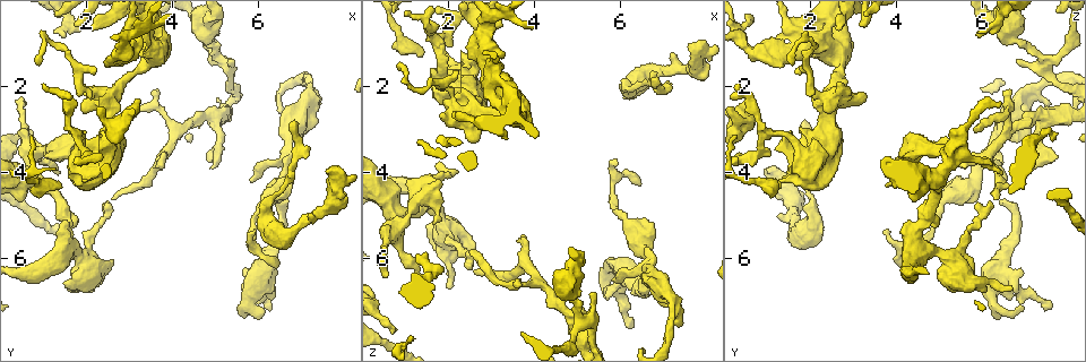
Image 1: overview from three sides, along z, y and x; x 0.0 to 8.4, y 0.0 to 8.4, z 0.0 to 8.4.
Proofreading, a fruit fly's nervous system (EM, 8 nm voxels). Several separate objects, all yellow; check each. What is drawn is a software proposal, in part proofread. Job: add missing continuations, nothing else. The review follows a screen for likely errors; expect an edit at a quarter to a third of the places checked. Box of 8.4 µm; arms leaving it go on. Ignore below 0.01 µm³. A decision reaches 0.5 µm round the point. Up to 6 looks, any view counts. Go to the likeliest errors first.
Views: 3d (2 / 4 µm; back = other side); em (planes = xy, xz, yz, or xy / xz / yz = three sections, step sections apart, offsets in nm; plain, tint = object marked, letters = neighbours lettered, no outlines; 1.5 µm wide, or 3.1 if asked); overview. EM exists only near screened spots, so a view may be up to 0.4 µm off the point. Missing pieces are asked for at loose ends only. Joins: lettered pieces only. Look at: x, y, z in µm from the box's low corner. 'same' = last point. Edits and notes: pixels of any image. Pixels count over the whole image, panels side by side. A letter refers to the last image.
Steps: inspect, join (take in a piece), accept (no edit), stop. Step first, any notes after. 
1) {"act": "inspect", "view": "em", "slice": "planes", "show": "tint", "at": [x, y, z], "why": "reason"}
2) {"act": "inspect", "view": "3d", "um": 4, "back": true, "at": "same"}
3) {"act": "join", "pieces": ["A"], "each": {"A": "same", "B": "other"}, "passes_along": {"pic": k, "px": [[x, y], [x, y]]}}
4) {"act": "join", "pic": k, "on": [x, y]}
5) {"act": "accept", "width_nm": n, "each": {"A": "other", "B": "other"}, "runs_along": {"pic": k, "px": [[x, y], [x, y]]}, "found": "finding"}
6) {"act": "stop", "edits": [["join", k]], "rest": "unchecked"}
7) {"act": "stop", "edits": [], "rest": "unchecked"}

{"act": "inspect", "view": "em", "slice": "planes", "show": "letters", "at": [1.25, 0.80, 5.90], "why": "long arm stops here"}

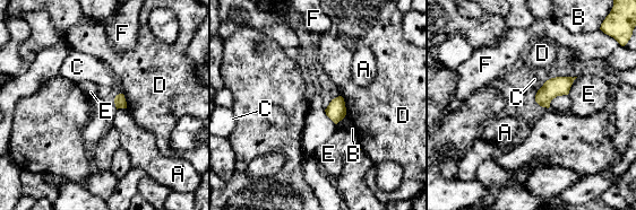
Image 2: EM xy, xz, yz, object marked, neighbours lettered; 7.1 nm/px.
{"act": "accept", "longest_contact_nm": ["D", 170], "each": {"A": "other", "B": "other", "C": "other", "D": "other", "E": "other", "F": "other"}, "border": {"pic": 2, "px": [[340, 95], [344, 102], [345, 116]]}, "found": "no lettered piece goes on from it"}

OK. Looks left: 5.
{"act": "inspect", "view": "em", "slice": "planes", "show": "letters", "at": [6.45, 6.15, 4.35]}

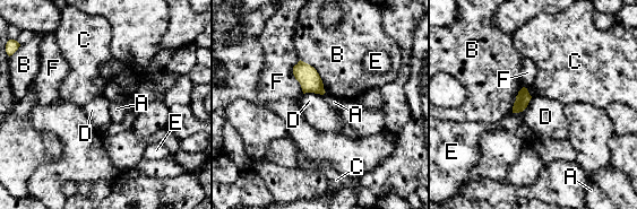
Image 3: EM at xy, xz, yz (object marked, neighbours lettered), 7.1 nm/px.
{"act": "accept", "longest_contact_nm": ["B", 300], "each": {"A": "other", "B": "other", "C": "other", "D": "other", "E": "other", "F": "other"}, "found": "no lettered piece goes on from it"}

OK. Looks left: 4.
{"act": "inspect", "view": "3d", "um": 4, "at": [5.70, 6.20, 6.90]}

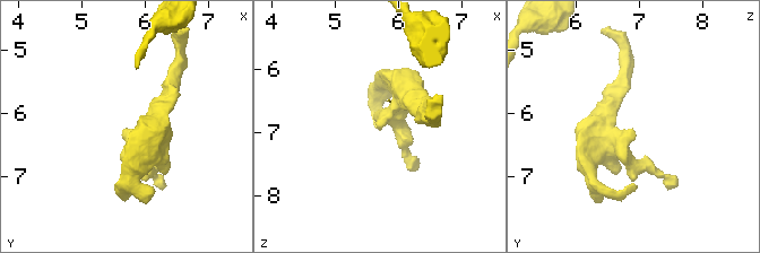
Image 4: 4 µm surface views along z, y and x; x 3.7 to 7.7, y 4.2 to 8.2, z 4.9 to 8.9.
{"act": "inspect", "view": "em", "slice": "planes", "show": "letters", "at": [5.70, 6.25, 6.90], "why": "now the EM"}

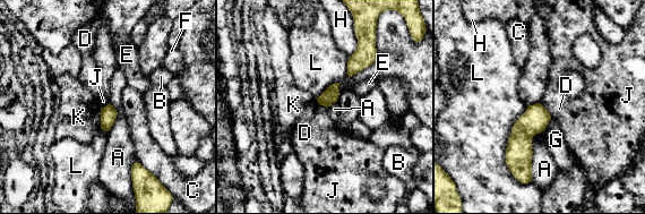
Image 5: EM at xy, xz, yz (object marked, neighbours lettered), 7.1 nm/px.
{"act": "accept", "longest_contact_nm": ["L", 550], "each": {"A": "other", "B": "other", "C": "other", "D": "other", "E": "other", "F": "other", "G": "other", "H": "other", "J": "other", "K": "other", "L": "other"}, "border": {"pic": 5, "px": [[540, 103], [549, 113]]}, "found": "no lettered piece goes on from it"}

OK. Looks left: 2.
{"act": "stop", "edits": [], "rest": "unchecked"}

